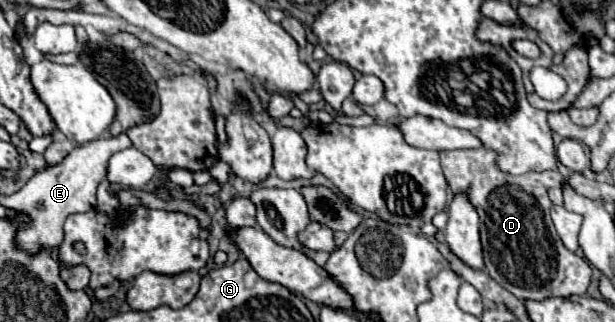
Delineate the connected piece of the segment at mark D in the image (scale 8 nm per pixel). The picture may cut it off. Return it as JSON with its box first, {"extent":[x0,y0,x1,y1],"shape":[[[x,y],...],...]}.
{"extent":[440,148,592,300],"shape":[[[484,148],[480,150],[442,150],[440,160],[442,160],[444,176],[452,192],[466,194],[480,216],[480,240],[484,248],[484,266],[486,266],[486,272],[502,288],[506,288],[520,300],[526,300],[526,298],[544,300],[550,296],[568,298],[572,294],[586,294],[586,288],[592,276],[592,268],[582,256],[570,252],[562,244],[552,224],[552,218],[550,218],[552,202],[548,198],[548,188],[560,184],[562,180],[560,172],[528,172],[522,176],[510,176],[494,168],[494,152],[484,150]]]}

